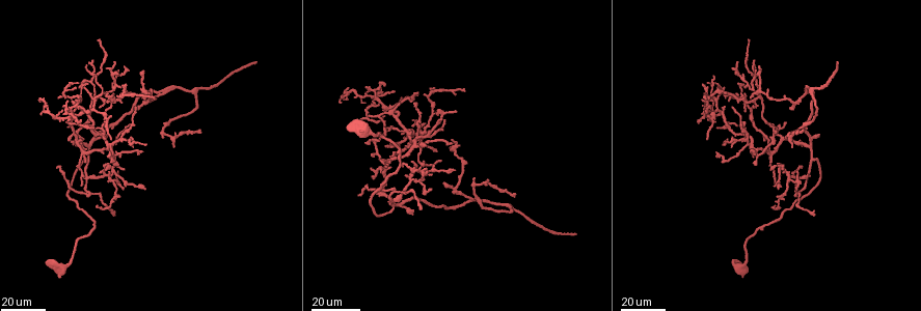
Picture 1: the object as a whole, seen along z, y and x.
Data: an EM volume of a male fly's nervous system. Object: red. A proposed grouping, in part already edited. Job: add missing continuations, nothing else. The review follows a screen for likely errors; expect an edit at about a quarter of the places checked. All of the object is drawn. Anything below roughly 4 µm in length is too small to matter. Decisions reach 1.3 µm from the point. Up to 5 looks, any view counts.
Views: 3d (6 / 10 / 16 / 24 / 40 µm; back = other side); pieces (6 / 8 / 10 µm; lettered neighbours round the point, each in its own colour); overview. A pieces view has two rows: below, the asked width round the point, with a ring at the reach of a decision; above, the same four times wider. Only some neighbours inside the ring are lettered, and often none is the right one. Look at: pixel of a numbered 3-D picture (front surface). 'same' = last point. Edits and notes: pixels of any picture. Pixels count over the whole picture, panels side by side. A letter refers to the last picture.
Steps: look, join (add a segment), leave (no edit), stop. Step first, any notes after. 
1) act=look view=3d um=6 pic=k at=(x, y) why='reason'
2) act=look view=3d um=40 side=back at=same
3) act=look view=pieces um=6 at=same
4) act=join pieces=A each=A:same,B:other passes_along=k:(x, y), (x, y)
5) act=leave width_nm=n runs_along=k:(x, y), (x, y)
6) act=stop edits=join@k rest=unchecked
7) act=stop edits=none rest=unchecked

act=look view=3d um=40 pic=1 at=(790, 132) why='an open end'

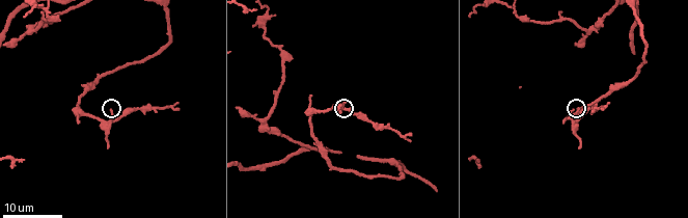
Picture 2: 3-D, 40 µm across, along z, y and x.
act=look view=3d um=6 pic=2 at=(574, 110)

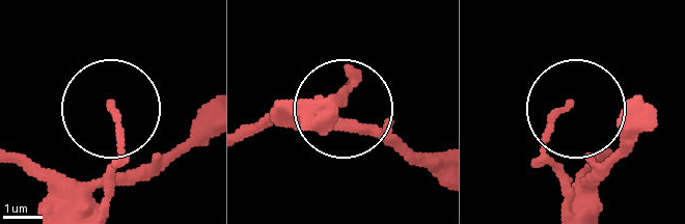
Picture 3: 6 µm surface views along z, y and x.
act=look view=pieces um=8 pic=3 at=(567, 105) why='what lies round it'

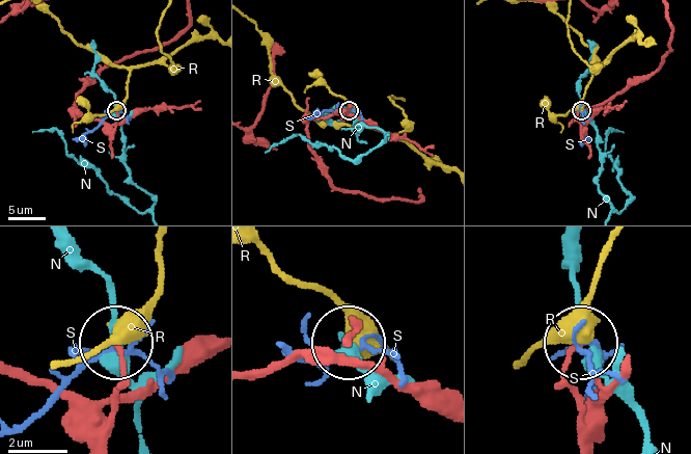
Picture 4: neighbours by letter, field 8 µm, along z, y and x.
act=leave each=N:other,R:other,S:other found='no lettered segment goes on from it'

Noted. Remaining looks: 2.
act=look view=3d um=40 pic=1 at=(256, 61) why='an open end'

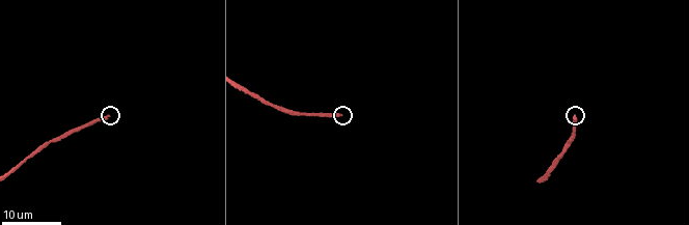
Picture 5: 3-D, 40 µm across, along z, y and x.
act=look view=pieces um=10 pic=5 at=(110, 116)

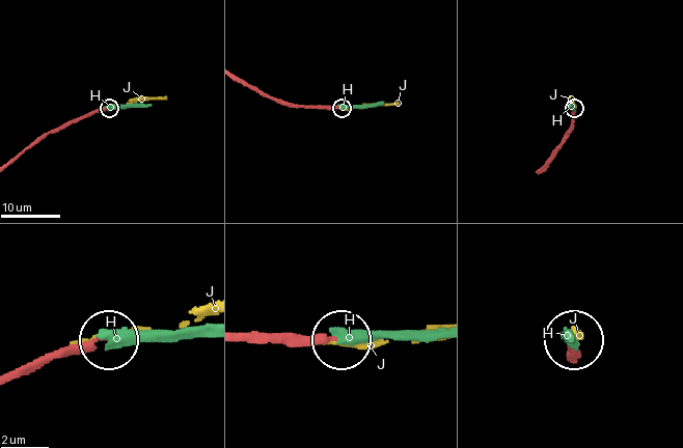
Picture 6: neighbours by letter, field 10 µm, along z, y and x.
act=join pieces=H each=H:same,J:other passes_along=6:(273, 335), (437, 335) found='the neuron continues'

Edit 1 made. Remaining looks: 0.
act=stop edits=join@6 rest=unchecked

